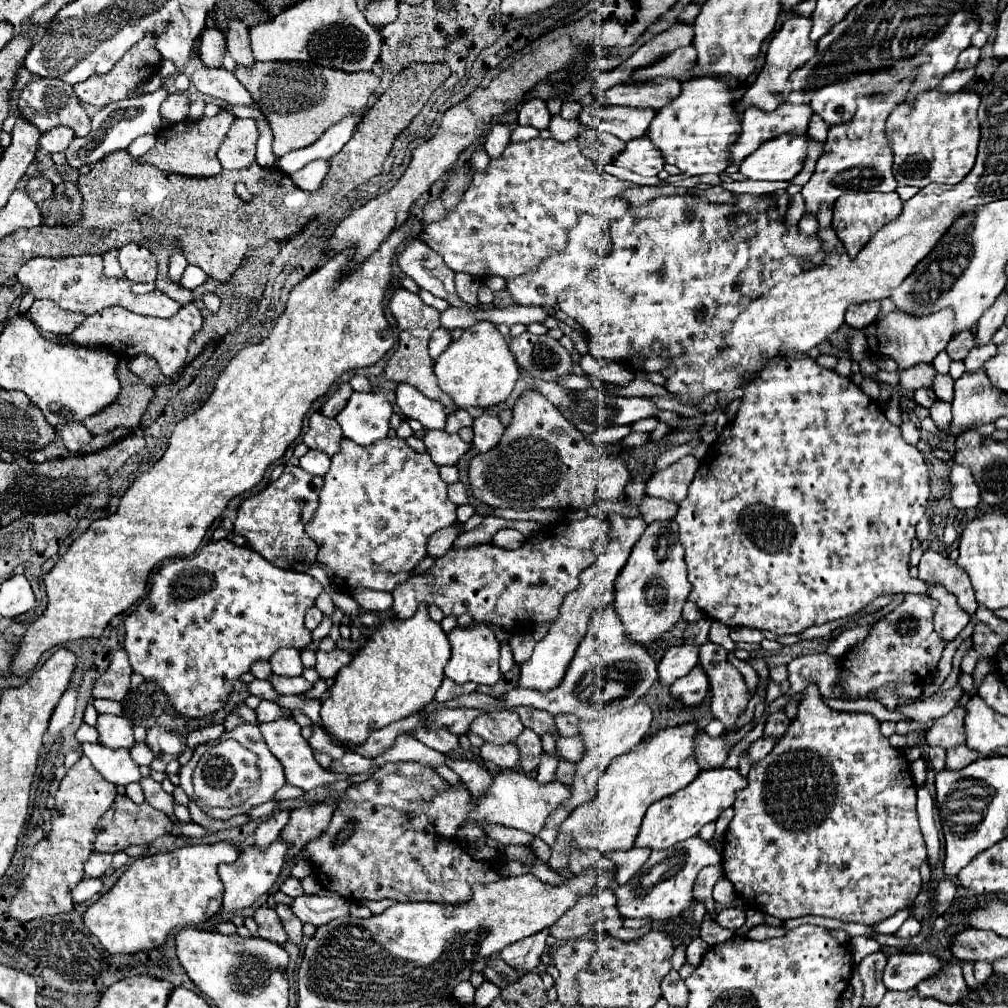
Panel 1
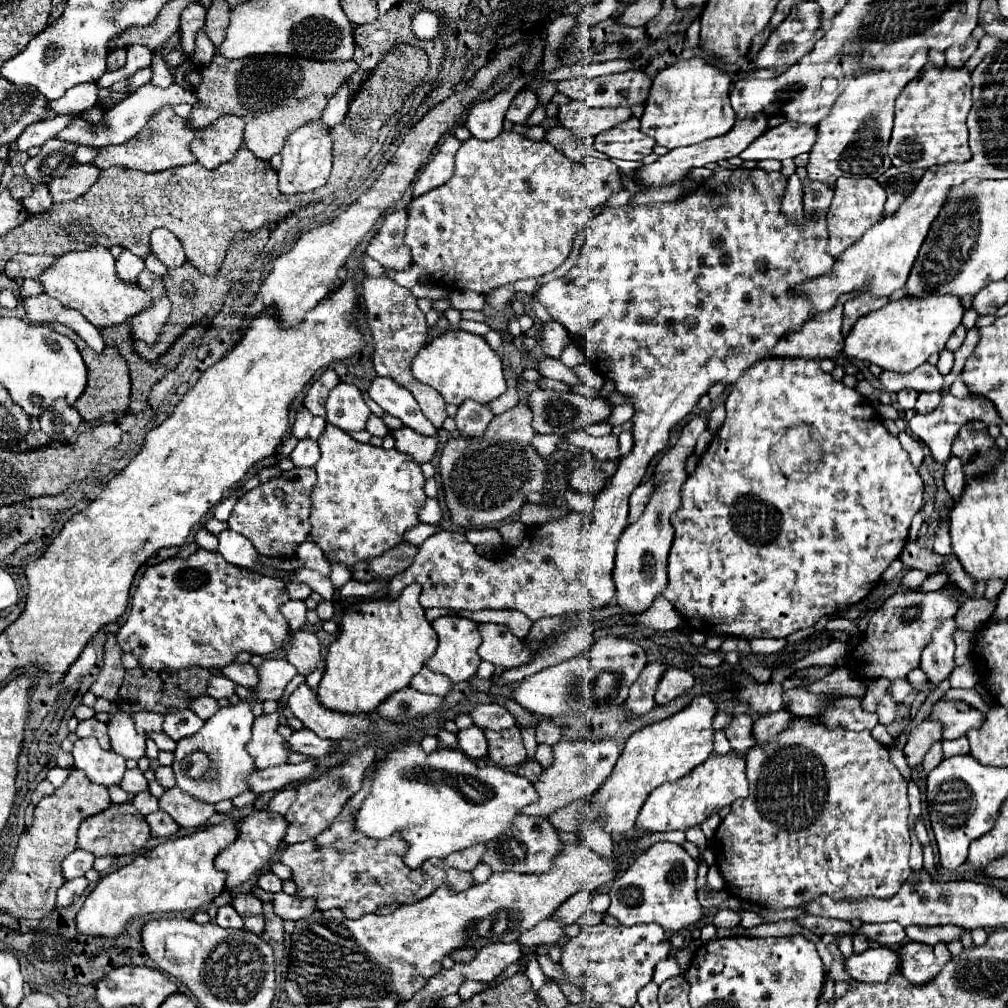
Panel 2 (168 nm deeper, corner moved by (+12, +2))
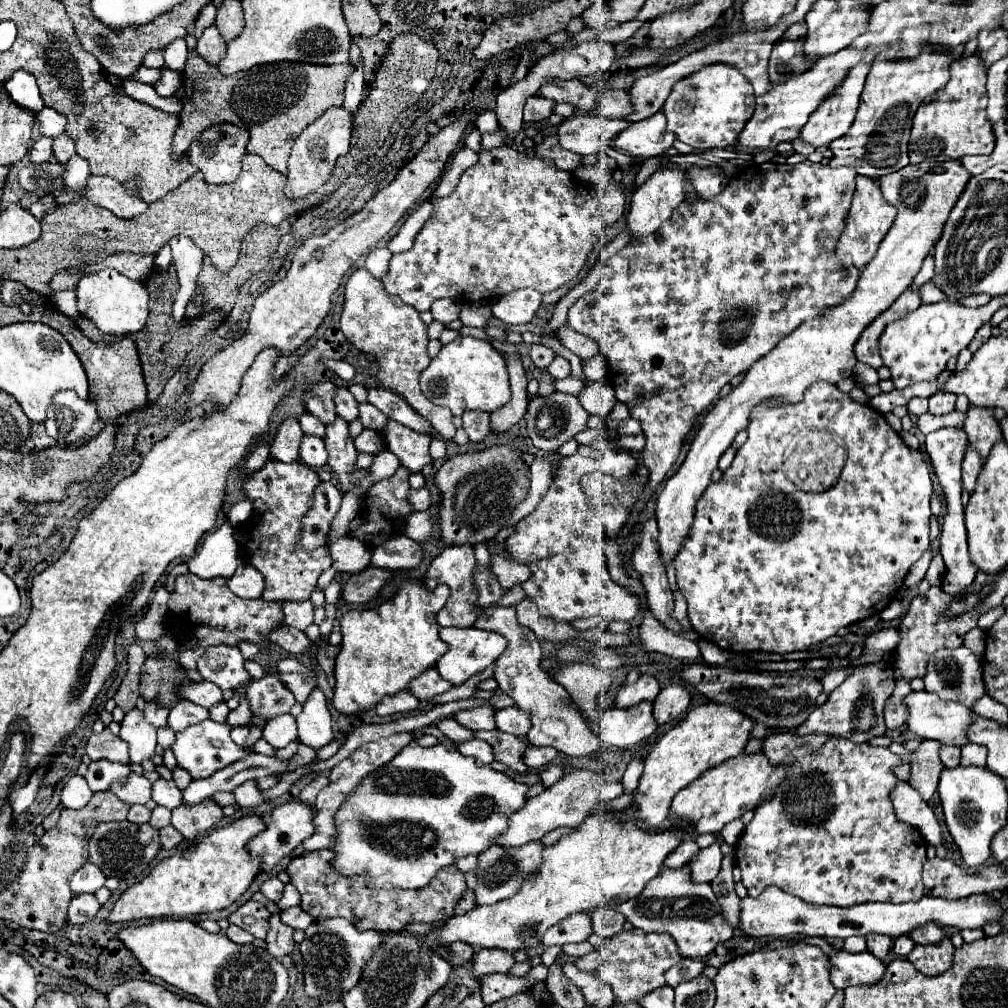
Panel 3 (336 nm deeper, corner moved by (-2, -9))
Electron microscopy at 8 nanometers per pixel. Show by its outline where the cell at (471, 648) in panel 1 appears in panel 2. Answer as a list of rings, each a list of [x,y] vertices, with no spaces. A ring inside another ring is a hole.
[[[440,617],[432,623],[432,627],[438,633],[438,649],[426,661],[426,665],[436,673],[446,675],[452,683],[468,681],[472,675],[476,675],[476,669],[482,661],[478,657],[478,647],[482,643],[478,623],[474,623],[472,619],[466,619],[466,617]]]

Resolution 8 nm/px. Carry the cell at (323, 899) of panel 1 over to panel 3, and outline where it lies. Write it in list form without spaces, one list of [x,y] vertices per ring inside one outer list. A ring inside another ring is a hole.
[[[300,906],[282,910],[282,912],[280,912],[280,918],[282,918],[284,924],[288,924],[288,926],[292,926],[292,928],[300,928],[300,930],[306,930],[306,928],[314,922],[312,916],[308,916]]]

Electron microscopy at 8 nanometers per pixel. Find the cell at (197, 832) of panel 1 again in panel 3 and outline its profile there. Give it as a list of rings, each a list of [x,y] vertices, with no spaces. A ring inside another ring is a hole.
[[[166,826],[166,828],[160,830],[160,842],[162,842],[162,848],[164,848],[164,850],[176,848],[182,840],[184,840],[182,834],[180,834],[174,826]]]

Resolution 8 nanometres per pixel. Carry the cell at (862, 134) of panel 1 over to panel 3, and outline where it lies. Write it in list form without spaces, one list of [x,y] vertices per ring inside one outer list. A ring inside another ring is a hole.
[[[926,48],[916,60],[890,62],[884,58],[876,58],[868,72],[852,128],[848,130],[848,134],[830,144],[830,168],[874,166],[878,168],[878,172],[882,168],[886,168],[886,172],[894,172],[908,166],[908,138],[912,116],[916,114],[916,108],[924,102],[924,98],[946,86],[946,82],[950,80],[948,66],[958,60],[960,54],[962,48],[956,48],[952,54],[940,52],[938,48]]]

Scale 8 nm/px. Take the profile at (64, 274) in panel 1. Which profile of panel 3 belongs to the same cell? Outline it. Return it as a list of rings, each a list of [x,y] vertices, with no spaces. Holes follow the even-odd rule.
[[[114,268],[82,276],[76,286],[76,304],[82,318],[94,322],[102,334],[124,338],[144,328],[148,320],[148,290],[142,282],[130,280]]]

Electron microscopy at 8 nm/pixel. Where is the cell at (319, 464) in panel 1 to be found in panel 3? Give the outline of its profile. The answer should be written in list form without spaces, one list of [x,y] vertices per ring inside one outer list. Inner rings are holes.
[[[304,436],[300,444],[300,460],[310,468],[324,468],[328,460],[328,452],[324,440],[318,436]]]

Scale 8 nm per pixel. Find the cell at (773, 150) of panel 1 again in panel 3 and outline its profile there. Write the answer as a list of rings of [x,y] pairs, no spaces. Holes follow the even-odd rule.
[[[868,56],[864,62],[860,62],[856,68],[852,68],[852,70],[848,72],[848,76],[844,78],[844,82],[842,82],[840,88],[836,90],[836,94],[830,94],[810,115],[808,122],[802,128],[798,138],[804,140],[806,144],[814,146],[814,148],[820,148],[820,146],[826,146],[826,144],[830,144],[832,140],[840,138],[844,132],[848,132],[848,128],[852,126],[852,120],[854,120],[854,116],[856,116],[858,98],[860,98],[860,92],[862,92],[862,88],[864,88],[864,80],[866,80],[866,74],[868,74],[868,70],[870,70],[870,64],[872,64],[872,56]]]

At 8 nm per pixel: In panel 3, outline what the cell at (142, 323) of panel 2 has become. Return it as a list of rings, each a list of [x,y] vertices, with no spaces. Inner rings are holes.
[[[174,236],[170,240],[170,248],[172,248],[172,256],[174,256],[174,266],[178,272],[178,282],[180,282],[180,290],[174,296],[172,316],[174,316],[174,320],[180,322],[184,318],[190,296],[196,290],[196,278],[202,268],[204,254],[200,248],[194,246],[194,242],[190,238],[184,238],[184,236]]]

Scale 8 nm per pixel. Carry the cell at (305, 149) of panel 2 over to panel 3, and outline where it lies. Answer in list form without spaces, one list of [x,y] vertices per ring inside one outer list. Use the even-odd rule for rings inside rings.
[[[338,106],[338,108],[328,108],[328,112],[324,112],[324,116],[314,120],[296,138],[290,160],[288,160],[288,174],[286,174],[288,182],[284,188],[284,194],[288,196],[288,200],[300,200],[304,196],[310,196],[312,192],[316,192],[330,180],[336,160],[340,156],[348,154],[350,138],[352,138],[350,132],[352,132],[352,114],[348,110],[344,110],[342,106]]]

